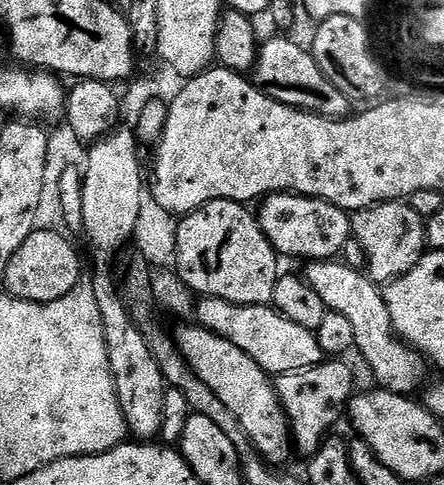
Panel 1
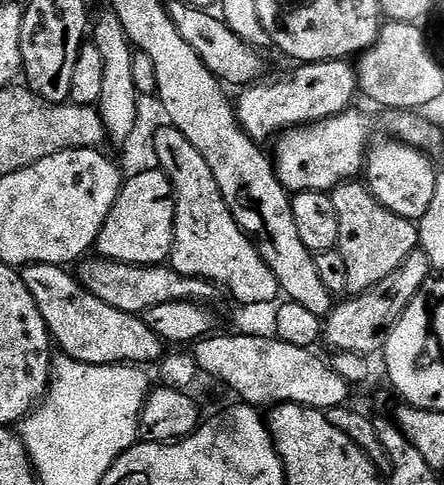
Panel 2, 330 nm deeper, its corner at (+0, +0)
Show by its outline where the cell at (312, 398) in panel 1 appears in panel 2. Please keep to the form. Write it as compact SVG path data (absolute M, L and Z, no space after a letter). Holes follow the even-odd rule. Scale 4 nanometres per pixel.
M349 182L339 184L330 193L334 202L334 210L338 213L338 242L336 251L342 254L342 259L346 261L346 286L352 296L360 296L366 290L378 286L382 278L386 278L393 270L398 270L402 266L406 254L417 251L420 248L420 229L415 223L382 206L378 198L369 192L367 187L360 182Z

